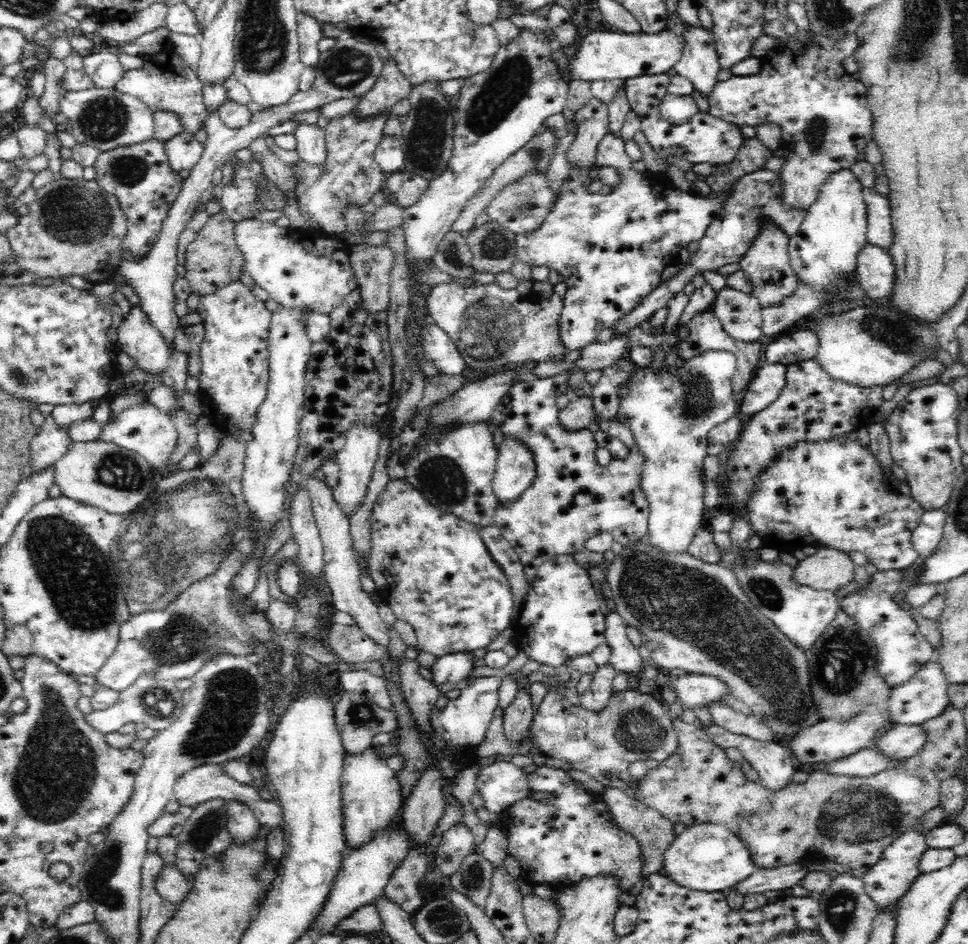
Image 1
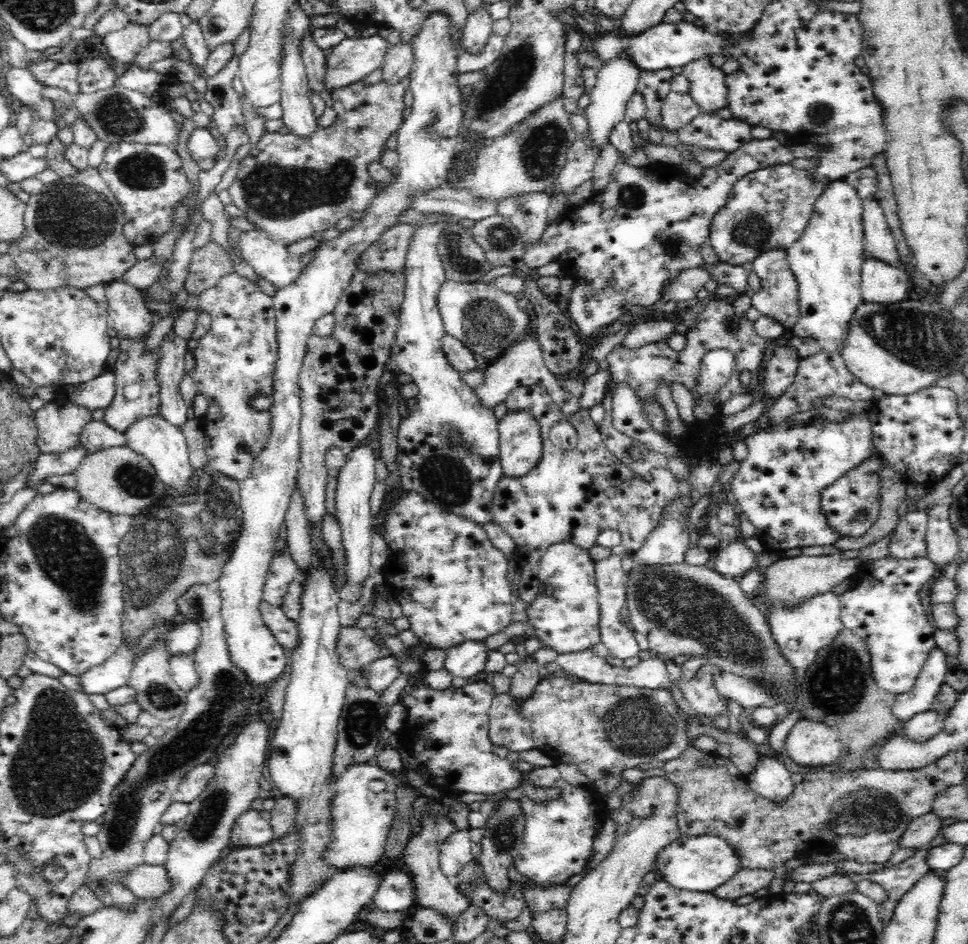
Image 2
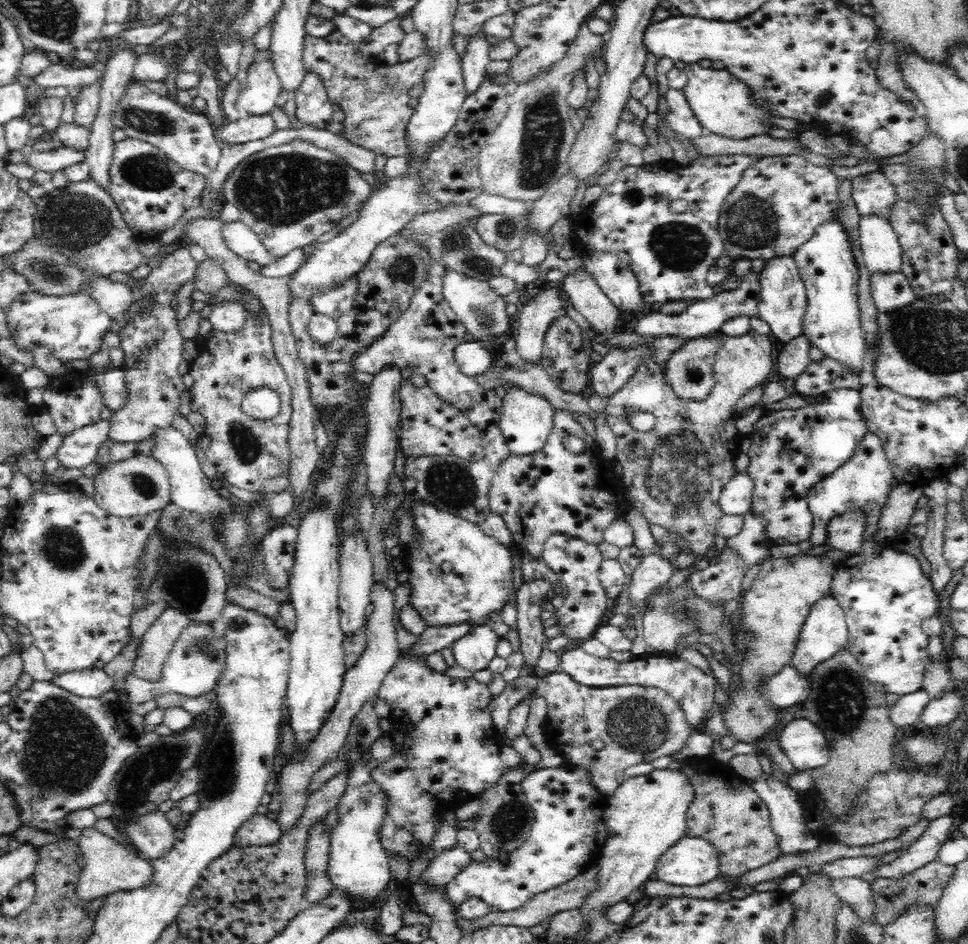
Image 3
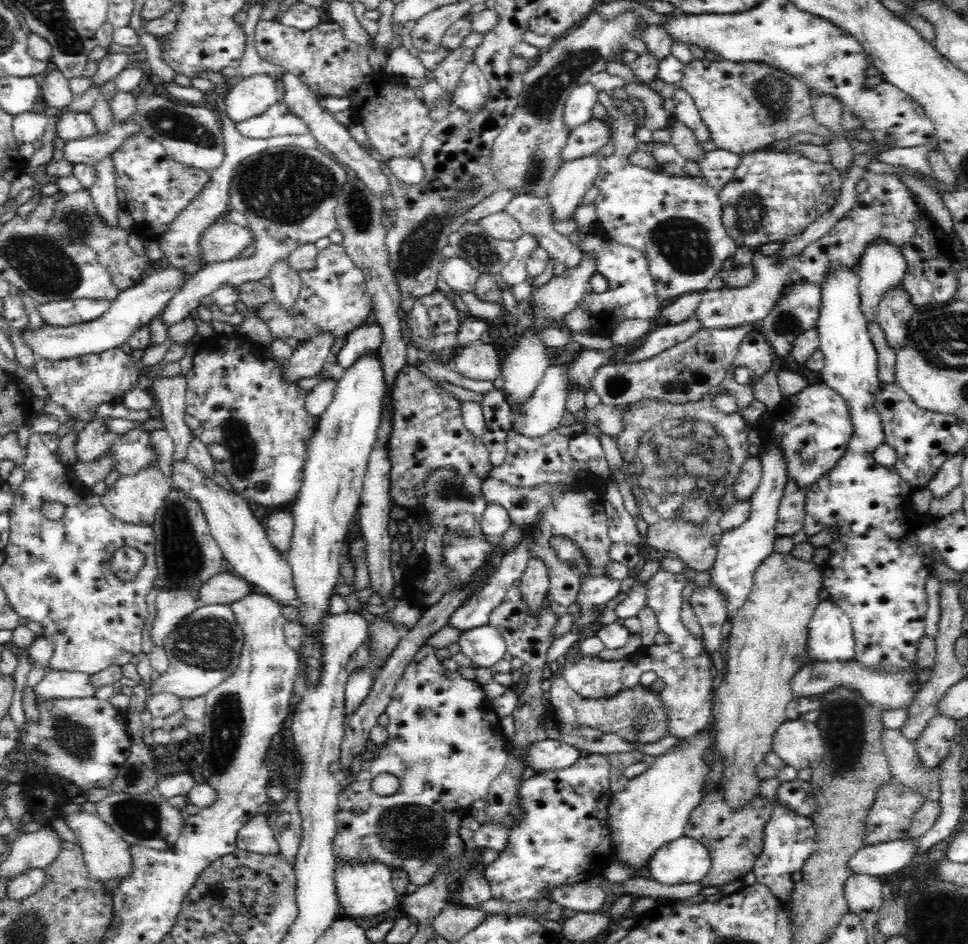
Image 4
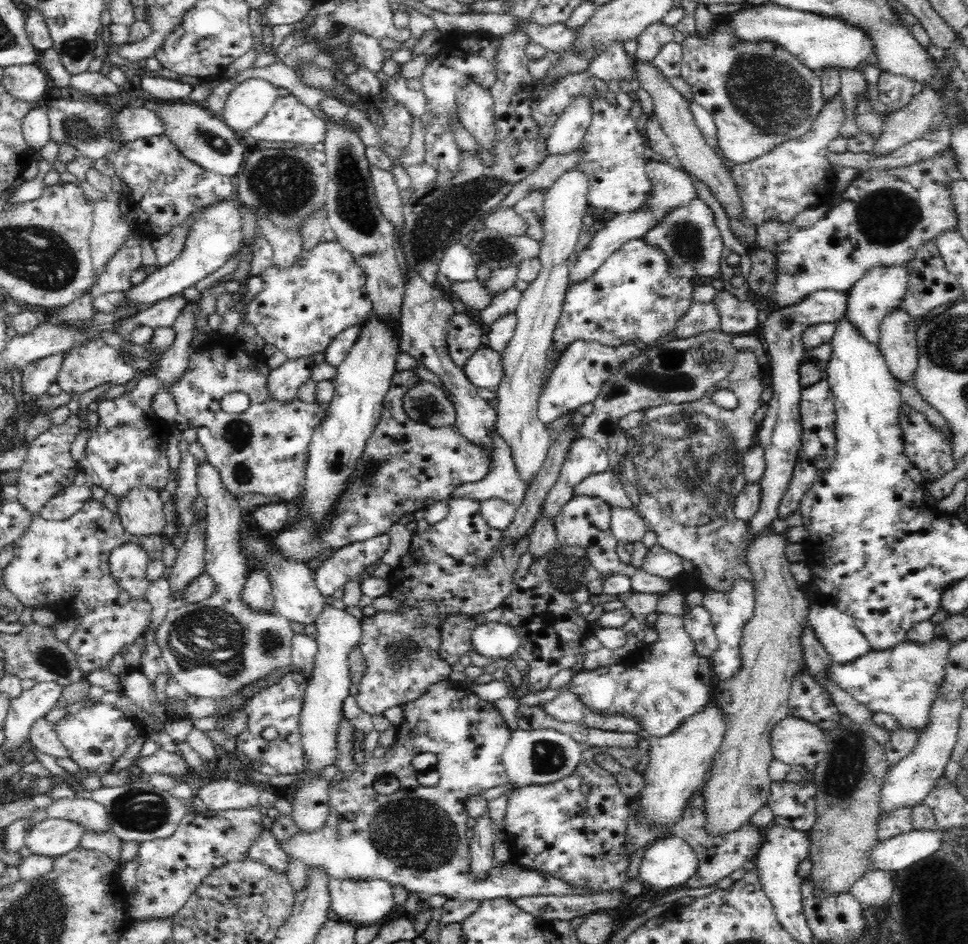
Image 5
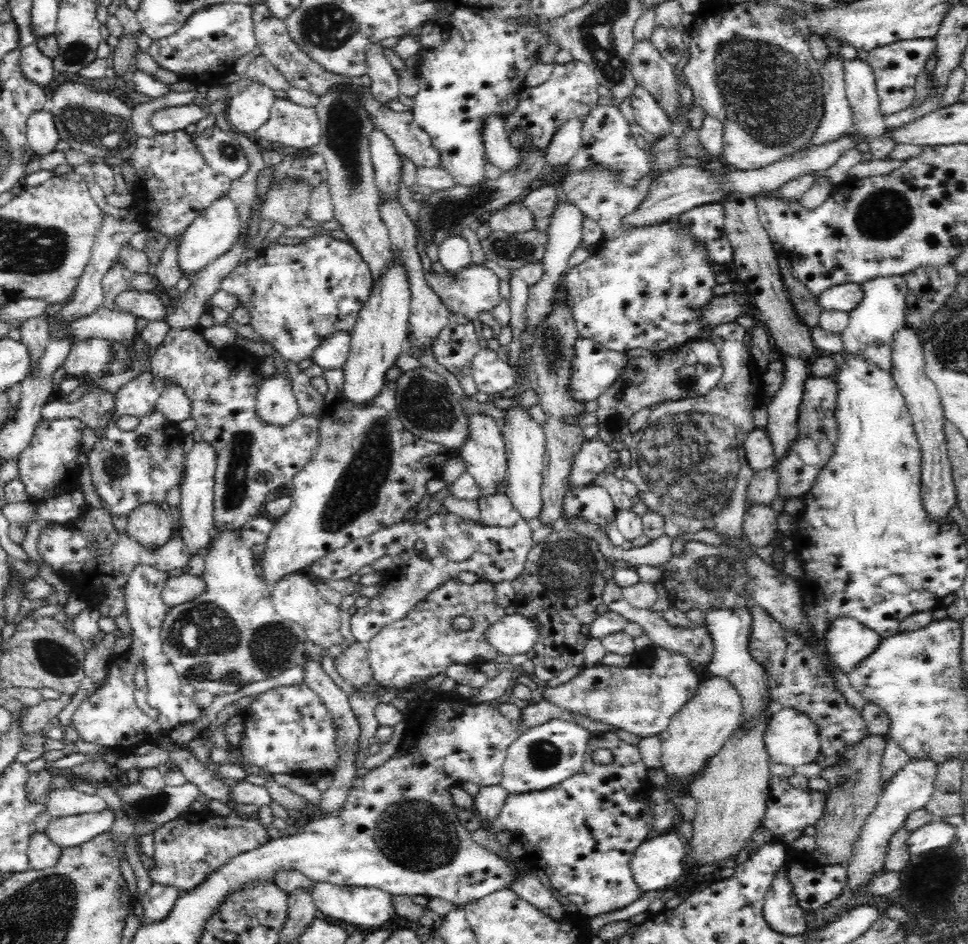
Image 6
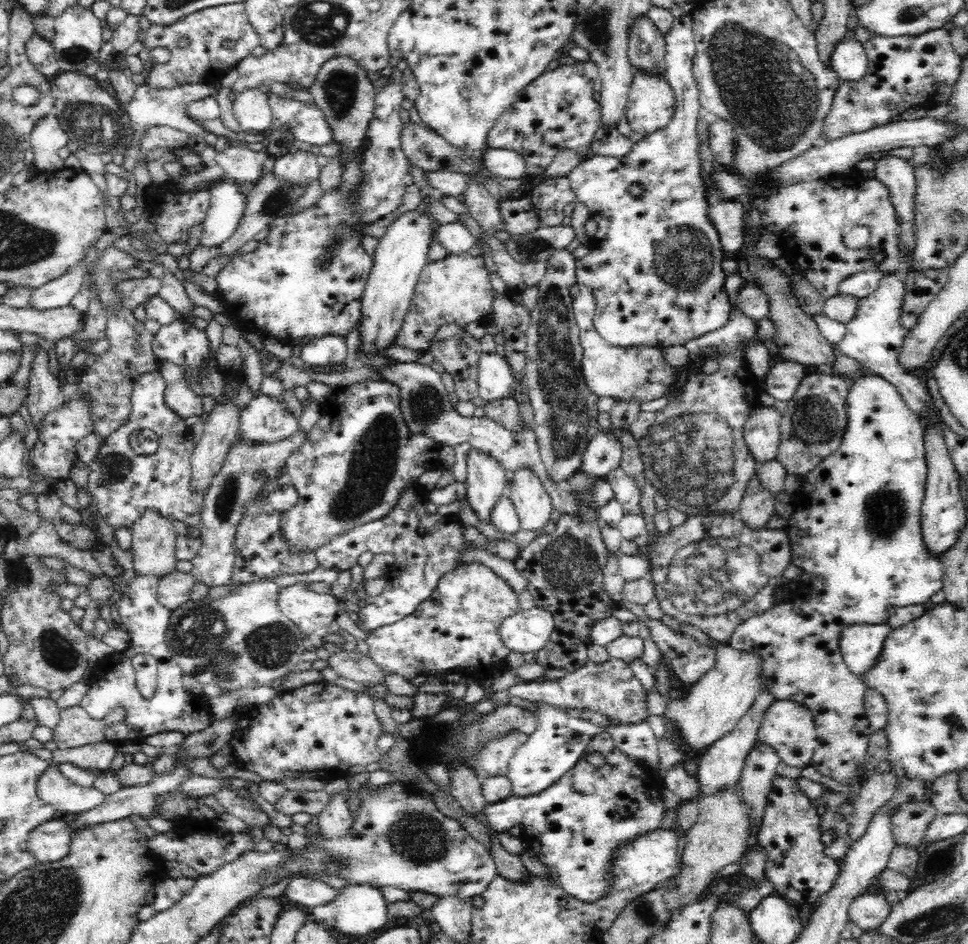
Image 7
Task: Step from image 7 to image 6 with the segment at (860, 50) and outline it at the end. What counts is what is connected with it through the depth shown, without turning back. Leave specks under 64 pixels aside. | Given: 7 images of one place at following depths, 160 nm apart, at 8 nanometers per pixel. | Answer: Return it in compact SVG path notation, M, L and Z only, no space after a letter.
M860 58L854 60L846 60L843 65L845 78L845 91L847 98L851 104L853 126L848 131L850 133L858 133L864 136L864 141L870 146L869 151L874 158L878 160L886 160L890 156L890 152L894 150L896 142L888 136L888 128L885 123L885 115L880 112L879 98L875 91L875 75L873 68Z

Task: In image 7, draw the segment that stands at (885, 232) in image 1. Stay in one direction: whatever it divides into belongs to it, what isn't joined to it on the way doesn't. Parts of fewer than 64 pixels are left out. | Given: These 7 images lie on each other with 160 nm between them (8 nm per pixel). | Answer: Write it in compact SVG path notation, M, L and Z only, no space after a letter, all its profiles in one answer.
M886 275L875 292L859 302L854 318L845 326L847 334L841 342L834 344L837 351L864 363L863 370L872 370L874 374L891 382L902 396L902 401L919 419L930 420L936 412L928 387L918 377L904 370L898 362L898 351L906 338L907 331L900 323L902 304L904 304L905 285L901 275Z

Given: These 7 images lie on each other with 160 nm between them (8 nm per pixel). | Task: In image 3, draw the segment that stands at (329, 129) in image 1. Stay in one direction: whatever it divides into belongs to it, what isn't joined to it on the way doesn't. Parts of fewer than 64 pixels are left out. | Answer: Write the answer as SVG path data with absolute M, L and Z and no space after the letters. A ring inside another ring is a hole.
M334 29L328 36L314 37L308 34L302 39L302 50L304 54L304 72L315 72L319 74L324 83L329 101L338 104L344 111L345 119L342 122L345 133L342 137L348 139L353 145L371 150L374 154L385 154L386 157L408 156L408 122L414 112L414 102L408 96L408 90L424 80L424 74L428 72L429 65L433 62L428 51L404 64L397 63L393 66L382 65L375 58L367 59L363 56L356 43L348 40L338 29ZM298 138L286 144L265 148L242 160L224 182L222 200L239 209L239 221L258 235L272 259L277 261L298 247L313 245L319 236L334 229L350 212L358 211L372 191L370 184L360 177L359 171L343 158L338 158L338 155L311 141Z

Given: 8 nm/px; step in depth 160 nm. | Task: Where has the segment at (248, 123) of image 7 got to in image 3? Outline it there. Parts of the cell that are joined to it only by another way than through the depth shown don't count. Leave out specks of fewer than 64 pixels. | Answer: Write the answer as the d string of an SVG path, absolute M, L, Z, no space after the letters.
M273 62L252 63L247 70L243 89L236 98L237 109L243 115L270 114L281 90L281 80Z

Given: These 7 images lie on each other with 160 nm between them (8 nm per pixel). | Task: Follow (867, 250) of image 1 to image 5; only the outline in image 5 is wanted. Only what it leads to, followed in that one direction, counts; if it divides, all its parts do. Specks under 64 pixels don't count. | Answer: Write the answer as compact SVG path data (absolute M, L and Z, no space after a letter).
M900 308L888 312L881 325L878 344L889 371L896 380L914 385L914 374L918 368L918 321Z

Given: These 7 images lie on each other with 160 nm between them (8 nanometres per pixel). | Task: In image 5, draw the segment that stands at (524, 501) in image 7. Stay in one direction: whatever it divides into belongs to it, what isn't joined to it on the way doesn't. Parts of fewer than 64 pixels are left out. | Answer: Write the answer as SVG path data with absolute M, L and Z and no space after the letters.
M572 168L554 180L544 193L543 241L540 249L542 270L534 282L522 293L514 314L517 328L510 343L501 353L504 376L497 388L498 408L496 429L510 445L517 475L529 487L542 468L552 441L546 425L540 421L537 405L541 396L542 374L546 368L546 354L553 346L554 330L563 310L569 286L570 262L568 258L578 242L582 218L587 212L589 180L585 172Z

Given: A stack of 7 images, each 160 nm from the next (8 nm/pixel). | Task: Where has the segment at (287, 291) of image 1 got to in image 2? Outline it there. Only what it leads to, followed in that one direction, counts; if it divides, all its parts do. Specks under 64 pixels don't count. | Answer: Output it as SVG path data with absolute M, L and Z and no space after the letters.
M258 229L242 231L238 246L241 258L262 279L269 280L277 290L294 284L302 270L312 262L314 250L299 258L292 258L288 254L288 246L266 236Z

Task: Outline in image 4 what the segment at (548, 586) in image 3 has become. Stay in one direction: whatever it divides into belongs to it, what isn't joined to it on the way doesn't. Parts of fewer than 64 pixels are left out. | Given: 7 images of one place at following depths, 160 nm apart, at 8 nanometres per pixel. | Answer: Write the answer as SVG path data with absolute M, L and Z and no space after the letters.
M536 557L531 558L519 580L522 601L530 607L530 611L534 615L537 615L543 605L546 593L548 593L550 582L550 574L546 565L544 565L544 561L536 559Z

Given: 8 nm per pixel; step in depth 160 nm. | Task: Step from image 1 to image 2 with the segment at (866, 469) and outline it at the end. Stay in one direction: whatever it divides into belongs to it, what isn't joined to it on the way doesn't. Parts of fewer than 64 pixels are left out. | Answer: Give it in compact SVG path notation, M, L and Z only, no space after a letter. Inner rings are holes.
M864 412L860 414L850 413L849 417L846 417L846 419L841 423L838 423L837 421L830 421L822 415L821 419L816 419L811 423L798 424L785 429L782 427L764 427L759 431L753 432L751 435L747 436L745 438L745 443L747 444L748 454L740 462L738 472L730 481L728 493L733 501L736 502L739 512L744 512L746 518L748 518L748 520L750 520L750 522L752 522L752 524L755 526L755 537L762 542L764 550L779 553L790 548L802 549L805 546L824 546L827 544L832 544L836 542L836 540L840 540L840 538L843 537L840 535L840 533L838 533L838 530L835 530L835 528L829 528L828 523L826 522L825 514L823 514L821 511L819 498L822 489L825 489L834 481L837 481L840 477L843 477L851 468L857 467L858 464L860 464L862 461L865 461L866 458L875 452L876 448L873 443L872 423ZM909 507L899 516L898 524L894 528L888 551L896 559L922 559L926 557L926 524L927 512L922 509Z

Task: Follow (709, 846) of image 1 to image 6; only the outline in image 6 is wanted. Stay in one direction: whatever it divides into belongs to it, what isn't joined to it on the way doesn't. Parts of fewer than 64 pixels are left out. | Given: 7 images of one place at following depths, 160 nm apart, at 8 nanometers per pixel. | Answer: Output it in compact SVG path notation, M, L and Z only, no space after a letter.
M676 829L649 836L634 851L630 868L642 893L668 889L685 874L684 842Z

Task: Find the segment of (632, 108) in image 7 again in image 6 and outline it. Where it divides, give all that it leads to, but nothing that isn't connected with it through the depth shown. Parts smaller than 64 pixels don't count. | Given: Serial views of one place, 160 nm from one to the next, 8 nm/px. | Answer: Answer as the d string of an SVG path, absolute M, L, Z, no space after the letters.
M636 87L630 96L632 108L634 108L635 123L643 126L656 138L666 137L670 128L670 119L666 111L660 107L656 98L644 87Z

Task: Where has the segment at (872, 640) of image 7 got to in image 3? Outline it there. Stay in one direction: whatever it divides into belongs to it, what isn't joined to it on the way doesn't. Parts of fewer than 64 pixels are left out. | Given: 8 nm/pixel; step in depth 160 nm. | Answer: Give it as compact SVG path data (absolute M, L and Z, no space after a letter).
M831 595L824 596L814 602L814 606L810 608L810 614L806 616L802 628L800 628L800 634L798 634L798 642L796 642L796 650L792 654L792 660L790 665L794 669L798 670L802 675L810 675L812 670L832 658L832 656L838 654L840 650L847 648L848 644L848 625L845 619L845 612L839 605L839 602Z

